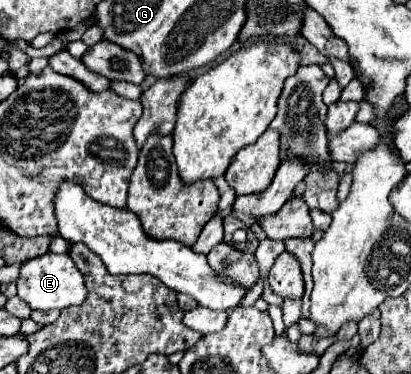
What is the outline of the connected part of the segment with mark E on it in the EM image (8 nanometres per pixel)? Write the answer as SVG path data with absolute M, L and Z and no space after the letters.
M46 253L42 257L24 261L16 285L18 285L18 297L26 301L32 309L42 309L42 311L64 309L68 305L80 305L86 299L84 279L68 255Z

